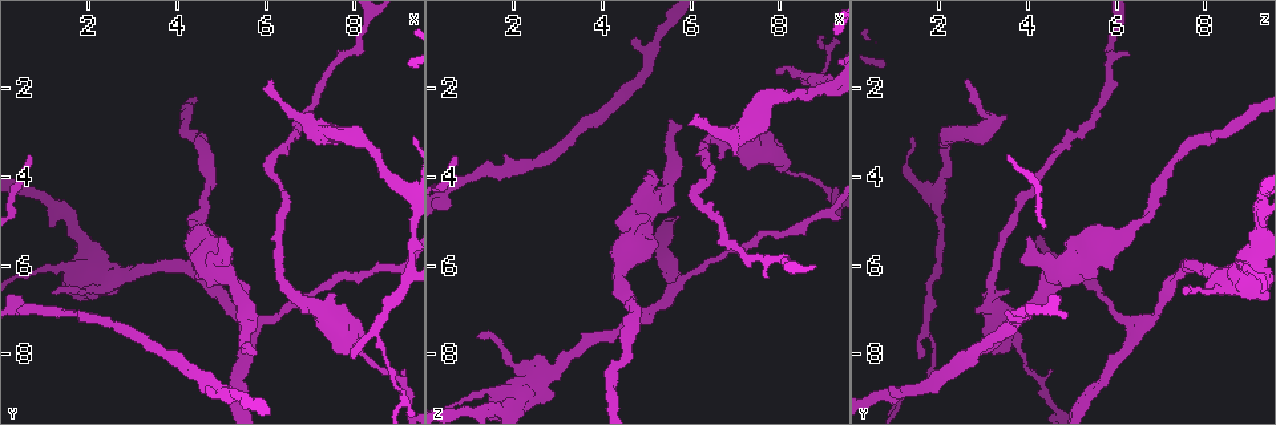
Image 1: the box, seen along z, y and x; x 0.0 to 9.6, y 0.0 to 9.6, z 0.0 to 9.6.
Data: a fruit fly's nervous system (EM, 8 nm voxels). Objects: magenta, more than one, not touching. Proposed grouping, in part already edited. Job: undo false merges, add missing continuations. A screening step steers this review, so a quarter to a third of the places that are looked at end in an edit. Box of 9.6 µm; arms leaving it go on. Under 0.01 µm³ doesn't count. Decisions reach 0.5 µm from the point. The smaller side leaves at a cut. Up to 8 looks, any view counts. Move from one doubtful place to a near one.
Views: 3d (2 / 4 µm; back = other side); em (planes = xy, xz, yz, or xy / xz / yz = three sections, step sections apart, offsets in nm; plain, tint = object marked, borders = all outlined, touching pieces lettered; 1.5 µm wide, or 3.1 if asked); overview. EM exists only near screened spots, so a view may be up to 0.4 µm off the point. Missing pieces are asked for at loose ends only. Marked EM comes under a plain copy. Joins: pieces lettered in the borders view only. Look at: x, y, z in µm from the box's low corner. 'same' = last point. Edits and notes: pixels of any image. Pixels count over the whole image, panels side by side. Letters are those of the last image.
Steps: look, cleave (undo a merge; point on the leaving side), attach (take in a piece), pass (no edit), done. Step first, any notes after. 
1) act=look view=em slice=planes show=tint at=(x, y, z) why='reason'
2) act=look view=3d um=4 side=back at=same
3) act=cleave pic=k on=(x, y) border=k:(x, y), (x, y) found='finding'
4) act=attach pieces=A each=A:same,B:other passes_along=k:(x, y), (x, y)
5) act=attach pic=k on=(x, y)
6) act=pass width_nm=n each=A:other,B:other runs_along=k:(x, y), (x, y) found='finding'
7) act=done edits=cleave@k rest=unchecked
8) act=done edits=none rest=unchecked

act=look view=em slice=xy step=4 show=borders at=(1.20, 6.60, 7.65) why='tapers out'

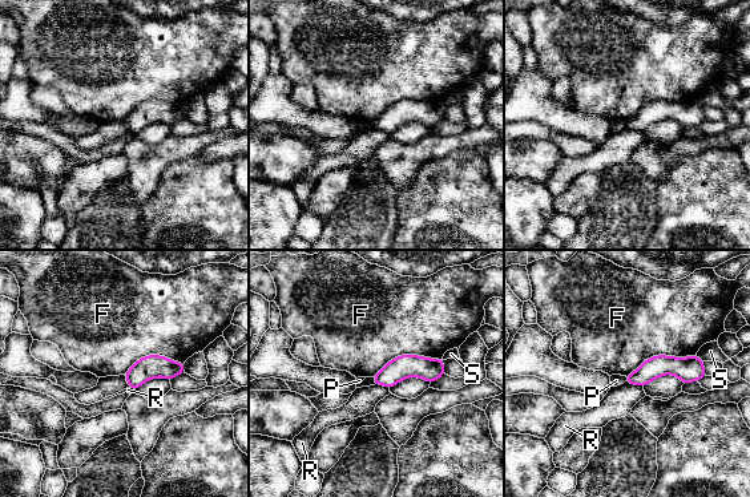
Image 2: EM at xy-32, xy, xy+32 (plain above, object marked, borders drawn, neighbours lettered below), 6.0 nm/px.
act=pass each=F:other,P:other,R:other,S:other runs_along=2:(701, 371), (653, 367), (629, 379) found='none of them fits'

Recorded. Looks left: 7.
act=look view=em slice=planes show=borders at=(8.00, 8.05, 1.65) why='an open end'

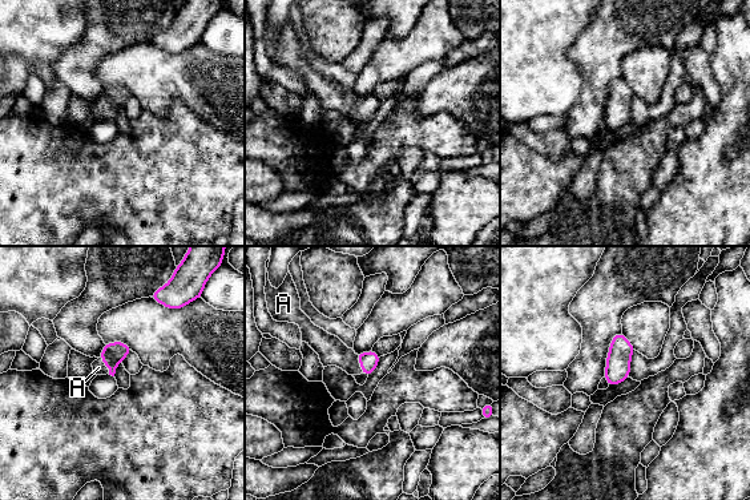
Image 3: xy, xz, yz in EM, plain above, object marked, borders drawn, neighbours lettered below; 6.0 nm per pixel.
act=attach pieces=A longest_contact=A:130nm each=A:same passes_along=3:(370, 359), (359, 362), (331, 350) found='the neuron continues'

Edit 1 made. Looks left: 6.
act=look view=3d um=4 at=(4.65, 8.75, 0.90) why='an open end'

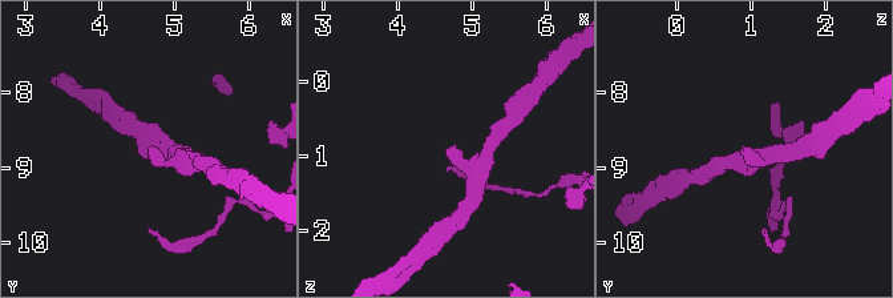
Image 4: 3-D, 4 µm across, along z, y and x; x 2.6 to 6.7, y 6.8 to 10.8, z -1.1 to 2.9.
act=look view=em slice=xz step=4 show=borders at=(4.60, 8.80, 0.85)

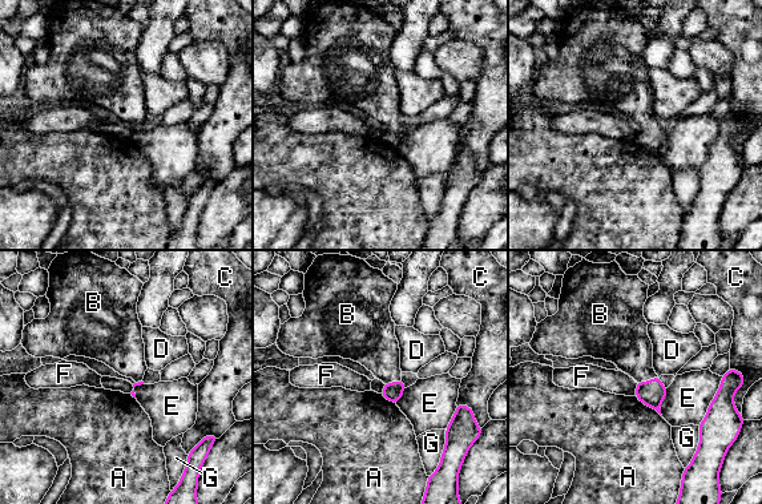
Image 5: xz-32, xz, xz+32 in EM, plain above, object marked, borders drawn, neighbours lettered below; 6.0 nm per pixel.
act=attach pieces=B each=A:other,B:same,C:other,D:other,E:other,F:other,G:other passes_along=5:(653, 392), (646, 382), (628, 346) found='it goes on there'

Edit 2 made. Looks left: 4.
act=done edits=attach@3,attach@5 rest=unchecked

